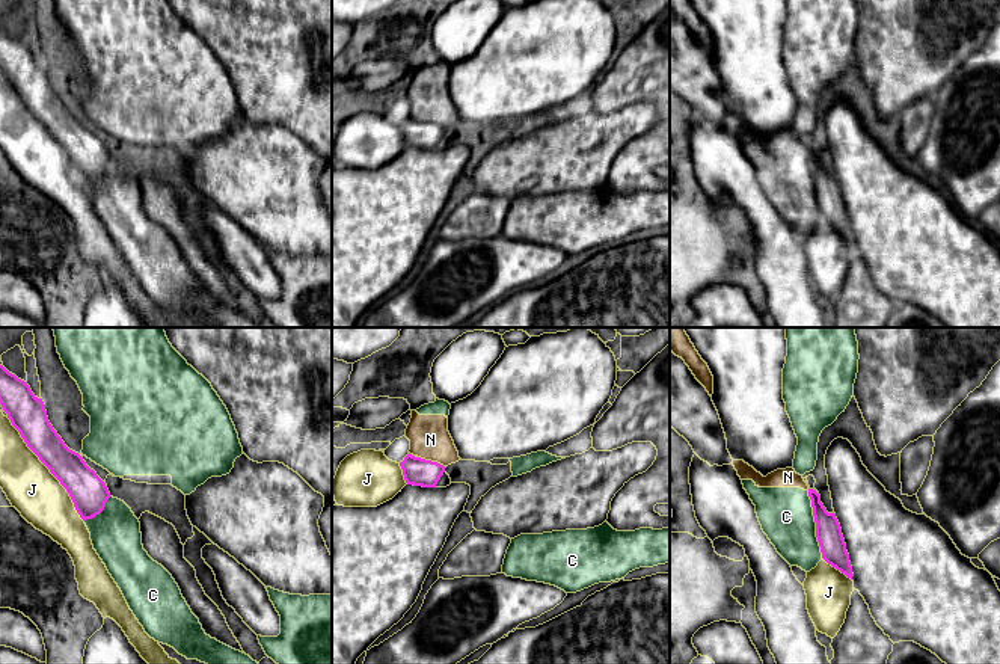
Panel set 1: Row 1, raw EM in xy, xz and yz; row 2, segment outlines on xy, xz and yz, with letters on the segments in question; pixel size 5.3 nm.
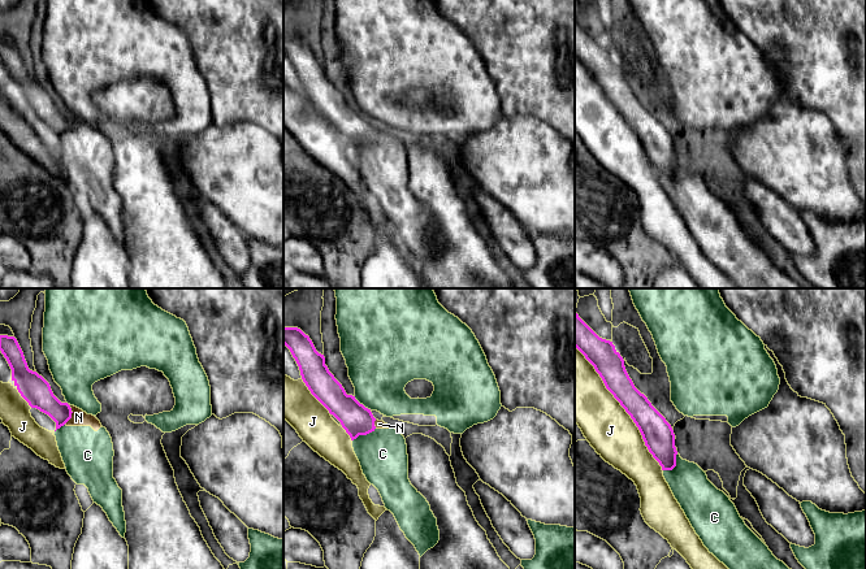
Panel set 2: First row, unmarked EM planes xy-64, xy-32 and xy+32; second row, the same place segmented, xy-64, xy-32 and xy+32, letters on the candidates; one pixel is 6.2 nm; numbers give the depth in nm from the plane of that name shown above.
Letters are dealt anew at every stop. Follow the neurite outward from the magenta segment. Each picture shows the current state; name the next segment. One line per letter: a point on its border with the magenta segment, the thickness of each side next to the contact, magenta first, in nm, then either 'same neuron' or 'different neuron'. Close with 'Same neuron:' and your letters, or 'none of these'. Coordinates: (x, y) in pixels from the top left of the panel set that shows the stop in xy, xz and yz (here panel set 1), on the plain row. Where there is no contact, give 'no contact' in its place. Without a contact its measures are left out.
C: contact yz (816, 186); calibres 140 and 280 nm; different neuron
J: contact xy (49, 130); calibres 190 and 280 nm; different neuron
N: contact xz (430, 122); calibres 150 and 220 nm; different neuron
Same neuron: none of these

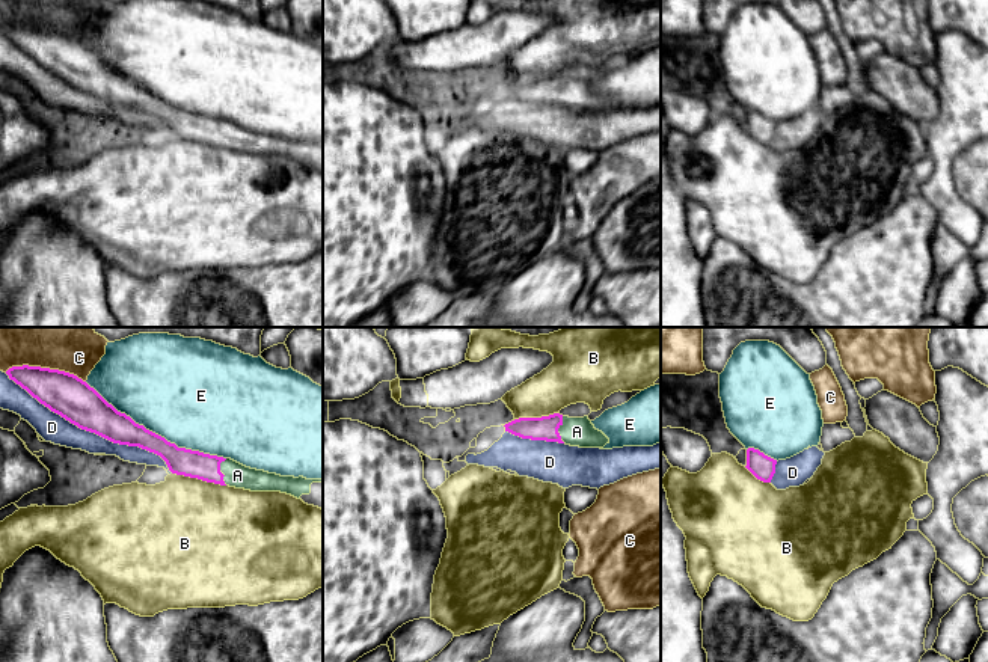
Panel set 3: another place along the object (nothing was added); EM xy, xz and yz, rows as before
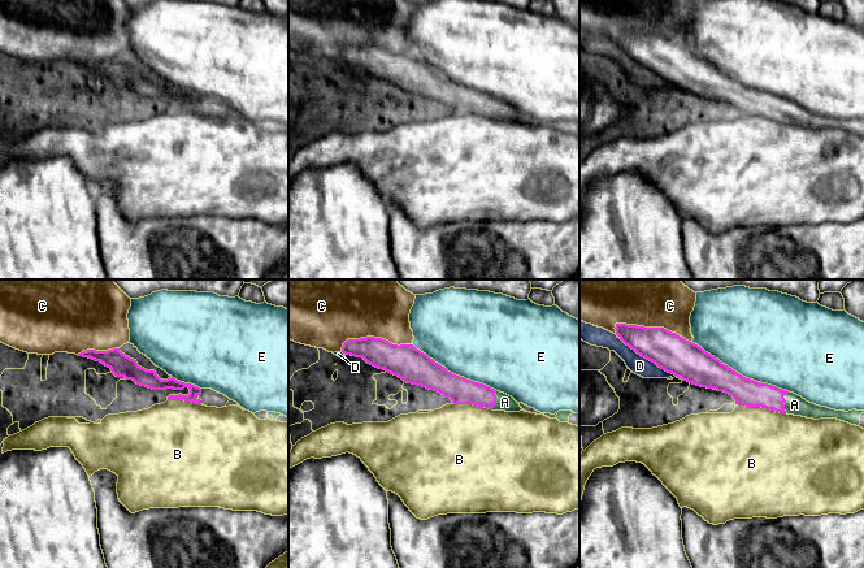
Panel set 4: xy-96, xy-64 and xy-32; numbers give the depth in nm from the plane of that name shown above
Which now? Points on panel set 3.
A: contact xy (220, 134); calibres 140 and 130 nm; same neuron
B: contact xy (199, 140); calibres 140 and 500 nm; different neuron
C: contact xy (46, 30); calibres 220 and 200 nm; different neuron
D: contact xy (91, 94); calibres 220 and 160 nm; different neuron
E: contact xy (154, 95); calibres 160 and 500 nm; different neuron
Same neuron: A

